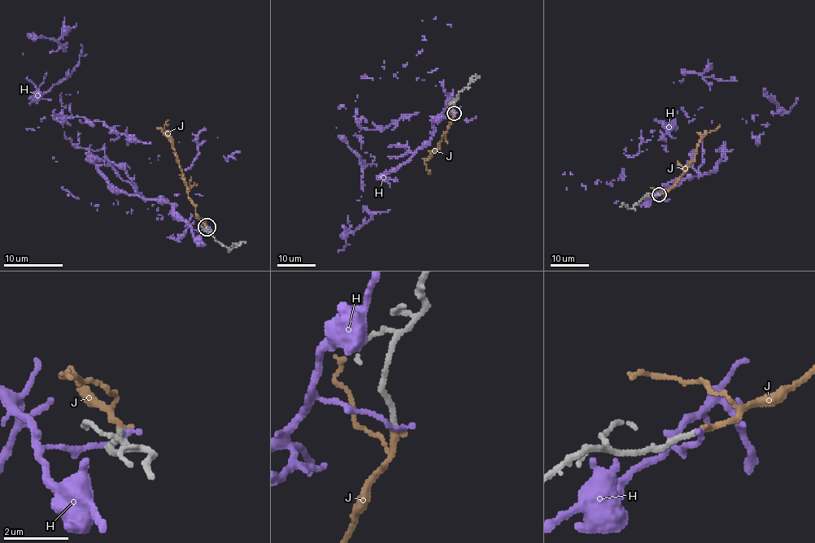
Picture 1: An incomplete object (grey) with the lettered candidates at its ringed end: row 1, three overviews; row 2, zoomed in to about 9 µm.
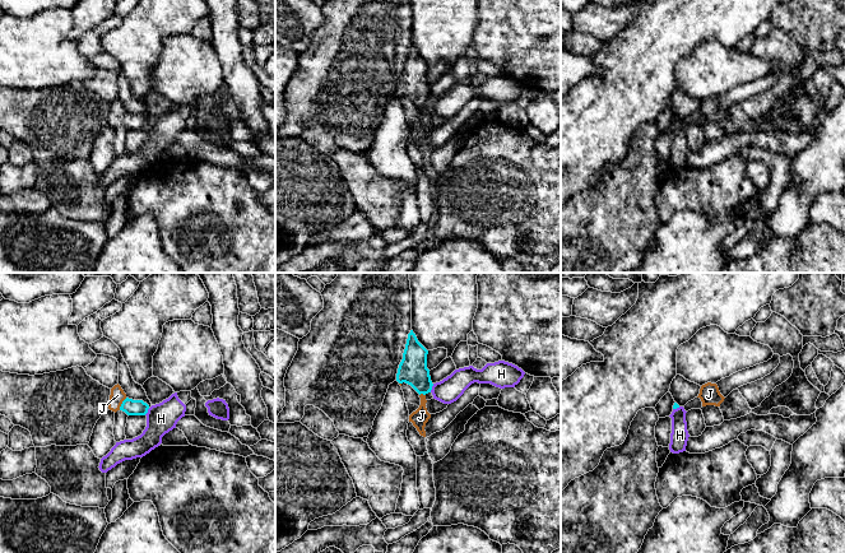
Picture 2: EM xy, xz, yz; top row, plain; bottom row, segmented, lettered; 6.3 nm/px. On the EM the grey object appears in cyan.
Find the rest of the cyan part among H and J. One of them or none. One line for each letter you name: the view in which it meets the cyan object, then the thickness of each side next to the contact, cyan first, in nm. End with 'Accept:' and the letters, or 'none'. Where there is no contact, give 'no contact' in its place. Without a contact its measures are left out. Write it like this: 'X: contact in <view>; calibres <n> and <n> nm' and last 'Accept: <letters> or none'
J: contact in xy; calibres 100 and 90 nm
Accept: J

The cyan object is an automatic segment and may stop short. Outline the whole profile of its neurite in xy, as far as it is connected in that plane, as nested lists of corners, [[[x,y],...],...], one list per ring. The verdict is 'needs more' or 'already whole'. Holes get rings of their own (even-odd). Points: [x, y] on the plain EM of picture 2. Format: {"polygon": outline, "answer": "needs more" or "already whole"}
{"polygon": [[[117,98],[111,103],[108,124],[115,127],[117,125],[122,125],[127,130],[145,130],[149,120],[143,115],[129,113],[121,101]]], "answer": "needs more"}

